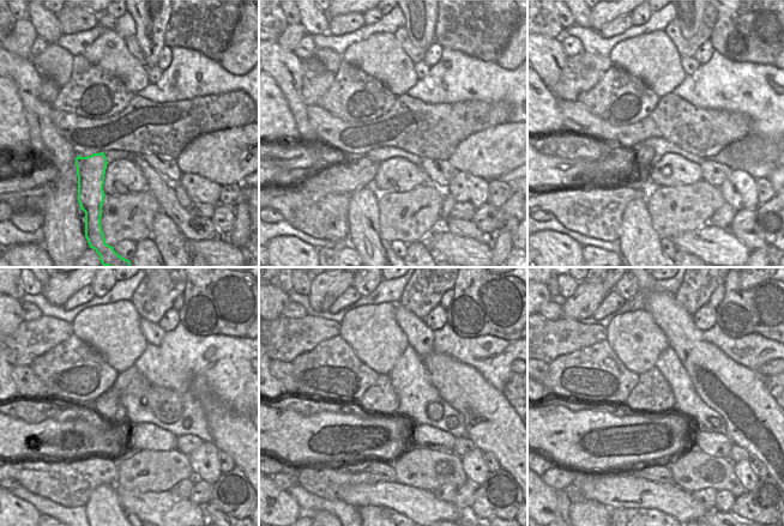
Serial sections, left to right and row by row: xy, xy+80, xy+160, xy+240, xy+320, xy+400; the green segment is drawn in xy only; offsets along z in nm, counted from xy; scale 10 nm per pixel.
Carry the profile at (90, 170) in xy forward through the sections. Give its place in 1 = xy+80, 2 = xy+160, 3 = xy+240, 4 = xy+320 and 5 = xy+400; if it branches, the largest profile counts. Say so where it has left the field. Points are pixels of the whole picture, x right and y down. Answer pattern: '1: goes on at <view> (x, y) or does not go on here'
1: goes on at xy+80 (363, 210)
2: goes on at xy+160 (639, 242)
3: goes on at xy+240 (103, 511)
4: goes on at xy+320 (368, 511)
5: does not go on here

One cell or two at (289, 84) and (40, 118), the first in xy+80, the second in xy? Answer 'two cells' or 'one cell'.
one cell

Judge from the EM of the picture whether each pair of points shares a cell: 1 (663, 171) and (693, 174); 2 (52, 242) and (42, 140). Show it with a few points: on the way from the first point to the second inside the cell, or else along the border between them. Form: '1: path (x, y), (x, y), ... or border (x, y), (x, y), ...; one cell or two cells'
1: path (670, 171), (686, 173); one cell
2: path (62, 217), (64, 165); one cell

